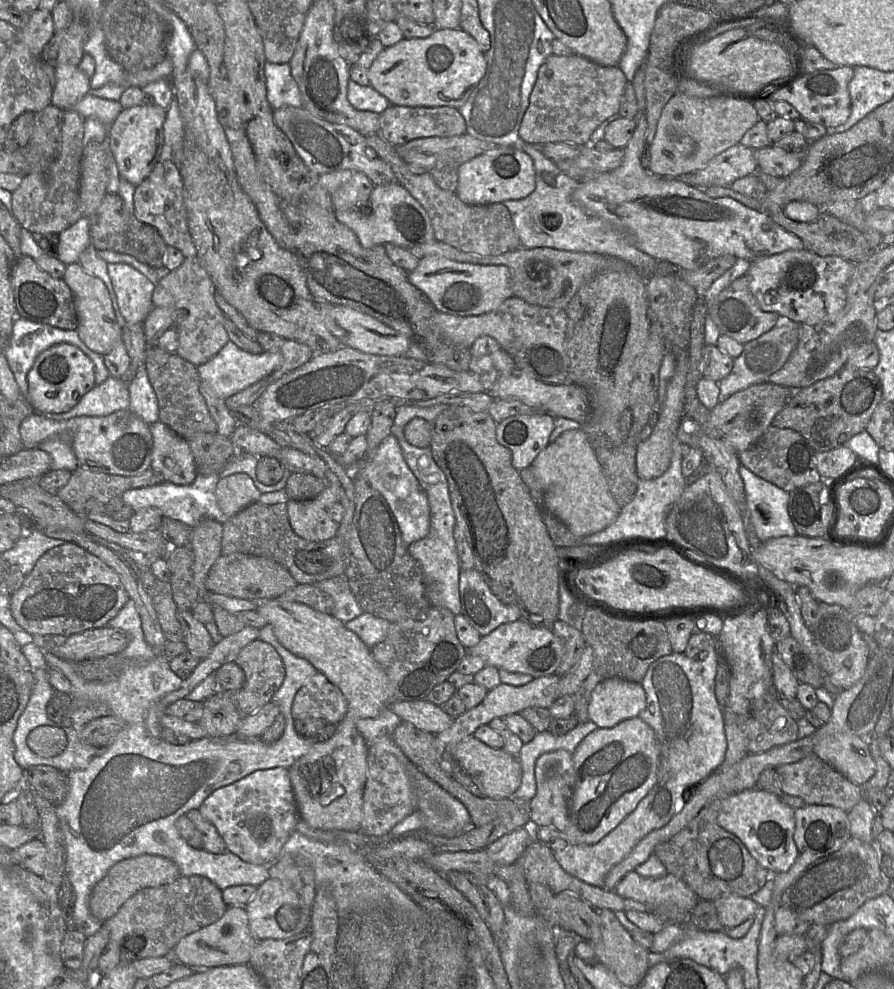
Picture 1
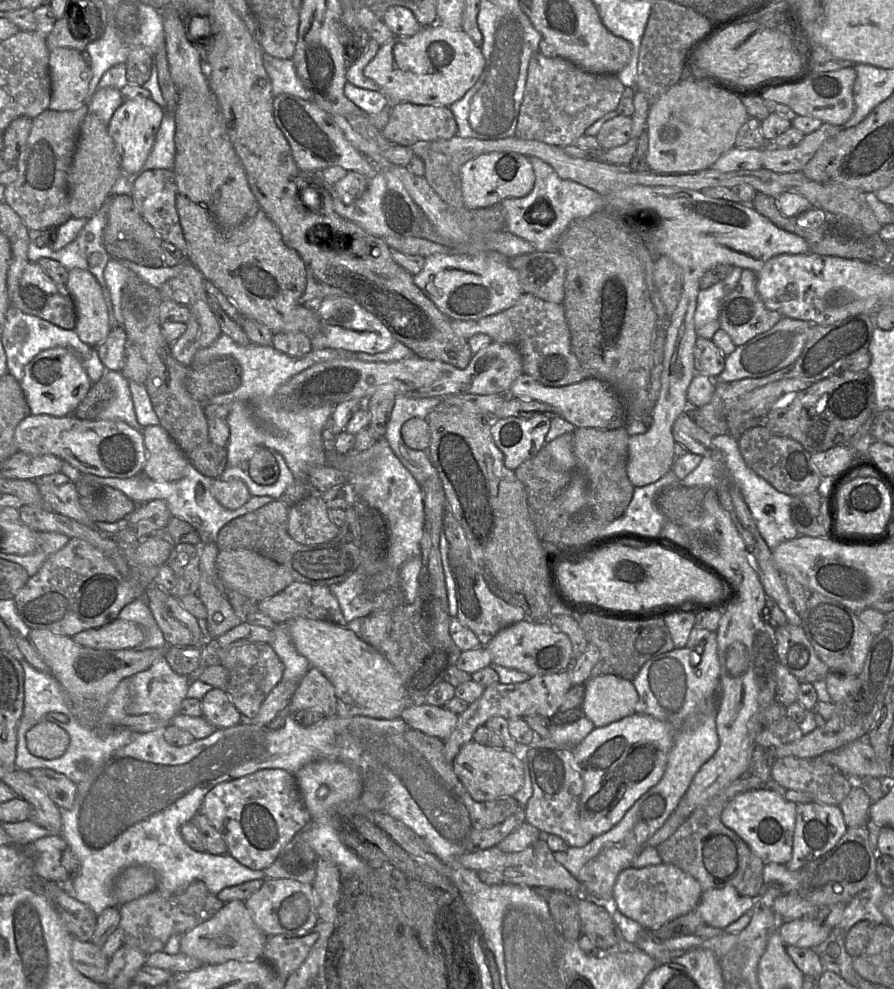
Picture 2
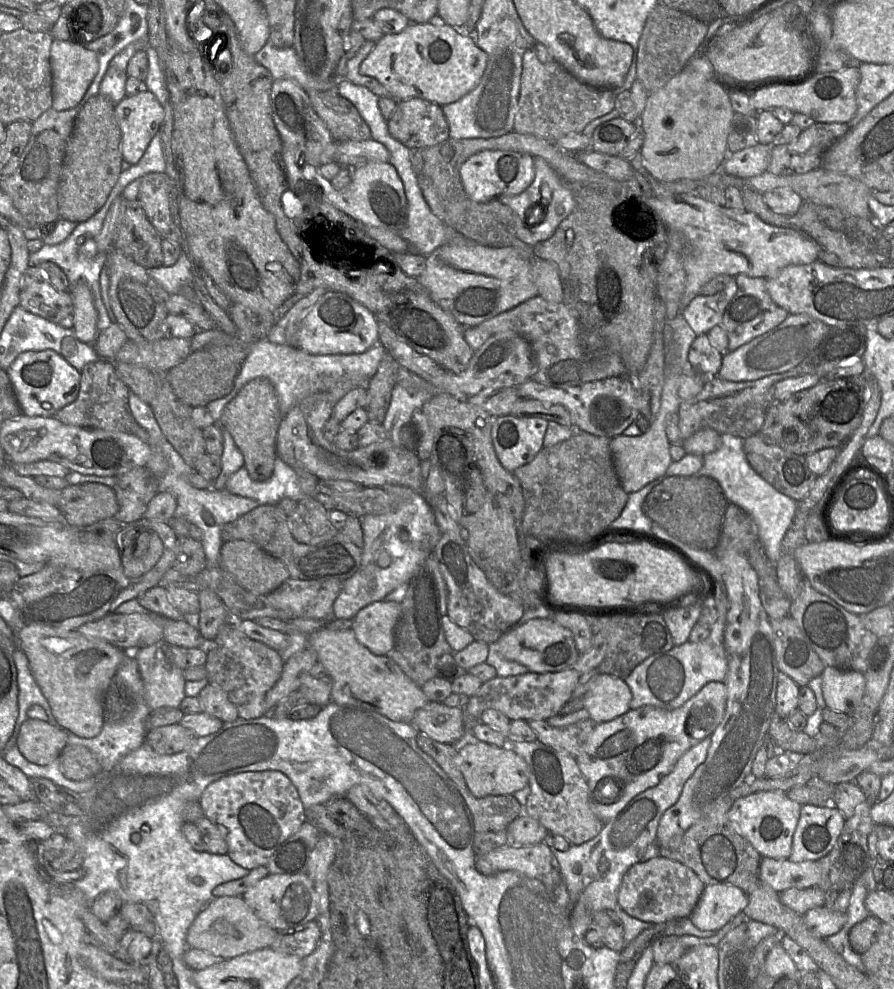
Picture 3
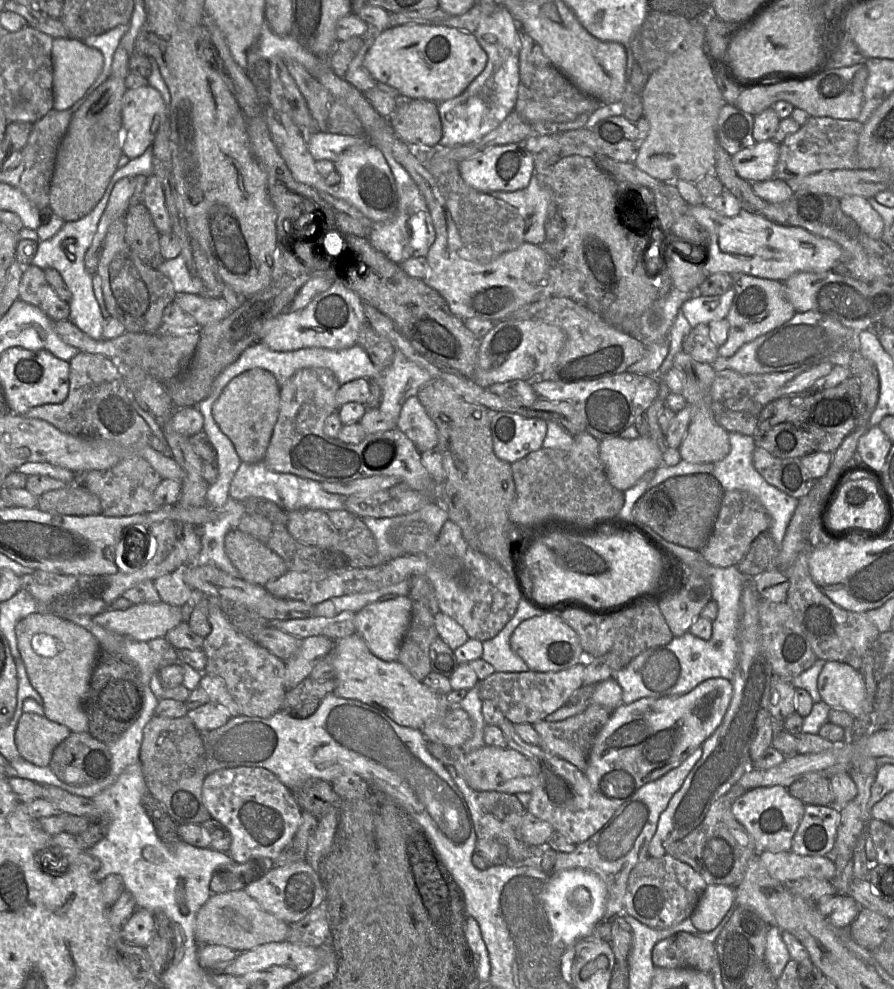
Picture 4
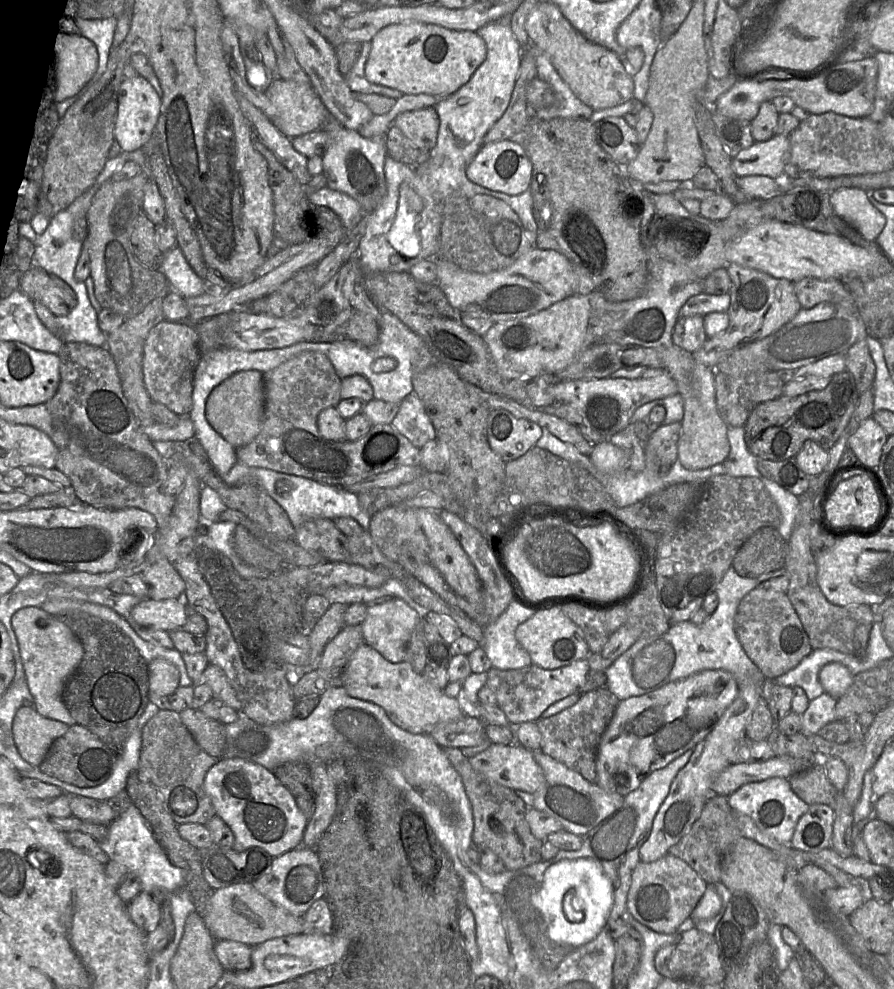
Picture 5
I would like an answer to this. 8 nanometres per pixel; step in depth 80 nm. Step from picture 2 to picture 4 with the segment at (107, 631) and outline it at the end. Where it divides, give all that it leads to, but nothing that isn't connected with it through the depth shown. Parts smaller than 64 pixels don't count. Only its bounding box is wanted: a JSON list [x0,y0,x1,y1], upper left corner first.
[93,603,183,642]

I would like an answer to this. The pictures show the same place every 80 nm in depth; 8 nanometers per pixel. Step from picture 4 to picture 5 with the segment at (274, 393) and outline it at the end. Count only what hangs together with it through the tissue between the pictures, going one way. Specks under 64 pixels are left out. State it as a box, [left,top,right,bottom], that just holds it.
[205,370,264,449]

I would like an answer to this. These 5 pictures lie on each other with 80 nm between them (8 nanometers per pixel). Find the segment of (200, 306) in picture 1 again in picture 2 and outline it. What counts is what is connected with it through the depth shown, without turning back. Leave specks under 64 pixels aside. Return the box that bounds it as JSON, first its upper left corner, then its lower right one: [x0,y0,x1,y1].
[160,261,222,367]

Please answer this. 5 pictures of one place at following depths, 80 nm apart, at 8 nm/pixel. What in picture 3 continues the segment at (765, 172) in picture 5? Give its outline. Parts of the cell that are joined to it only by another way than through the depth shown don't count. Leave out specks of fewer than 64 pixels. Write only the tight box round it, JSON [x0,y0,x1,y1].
[721,143,772,178]

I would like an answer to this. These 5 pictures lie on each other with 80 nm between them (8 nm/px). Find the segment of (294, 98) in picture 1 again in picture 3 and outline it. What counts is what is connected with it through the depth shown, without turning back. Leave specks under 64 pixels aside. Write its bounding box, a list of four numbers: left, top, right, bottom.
[253,42,339,91]

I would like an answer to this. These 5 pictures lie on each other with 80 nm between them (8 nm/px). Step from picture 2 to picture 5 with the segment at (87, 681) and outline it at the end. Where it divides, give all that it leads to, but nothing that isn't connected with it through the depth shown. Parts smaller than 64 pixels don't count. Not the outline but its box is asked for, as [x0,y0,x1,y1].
[11,607,84,727]

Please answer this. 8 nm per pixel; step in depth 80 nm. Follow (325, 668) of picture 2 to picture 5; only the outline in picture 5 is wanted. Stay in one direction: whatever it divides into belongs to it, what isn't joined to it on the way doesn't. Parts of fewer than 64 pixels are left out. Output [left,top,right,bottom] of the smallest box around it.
[343,643,464,734]

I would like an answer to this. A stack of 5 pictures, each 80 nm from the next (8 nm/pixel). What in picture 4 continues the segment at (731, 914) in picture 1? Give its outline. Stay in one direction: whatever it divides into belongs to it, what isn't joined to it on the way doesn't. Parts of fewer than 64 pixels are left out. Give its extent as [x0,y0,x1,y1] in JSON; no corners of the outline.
[691,885,735,931]

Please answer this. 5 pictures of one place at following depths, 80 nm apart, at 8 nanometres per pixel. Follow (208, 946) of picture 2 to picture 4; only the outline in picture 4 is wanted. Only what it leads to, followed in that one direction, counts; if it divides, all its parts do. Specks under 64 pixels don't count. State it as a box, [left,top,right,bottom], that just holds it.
[194,890,290,953]

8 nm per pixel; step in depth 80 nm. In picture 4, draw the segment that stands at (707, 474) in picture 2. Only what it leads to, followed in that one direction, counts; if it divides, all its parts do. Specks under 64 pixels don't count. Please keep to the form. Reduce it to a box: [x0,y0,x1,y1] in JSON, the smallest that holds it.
[711,432,799,546]

